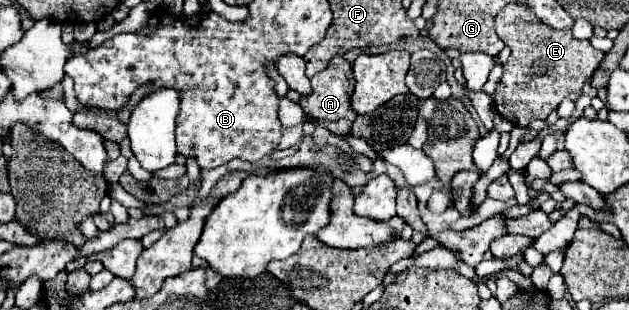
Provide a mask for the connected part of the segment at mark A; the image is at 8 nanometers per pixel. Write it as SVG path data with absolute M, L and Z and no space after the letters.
M335 55L321 73L311 77L311 87L313 91L309 95L301 95L299 105L303 107L303 111L313 119L313 123L327 127L331 133L347 135L351 129L351 123L357 117L357 113L351 109L351 95L355 89L353 65L343 55Z

